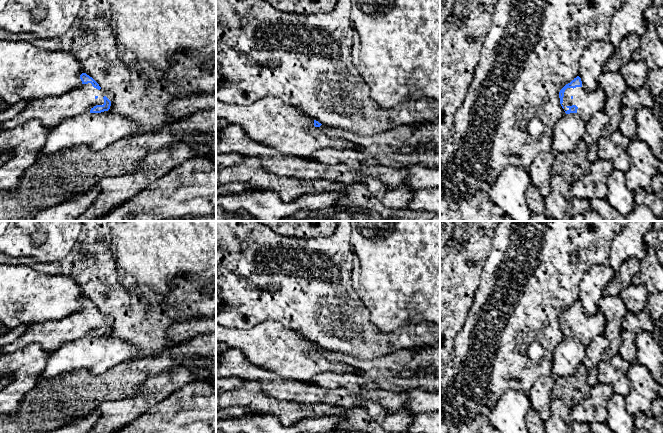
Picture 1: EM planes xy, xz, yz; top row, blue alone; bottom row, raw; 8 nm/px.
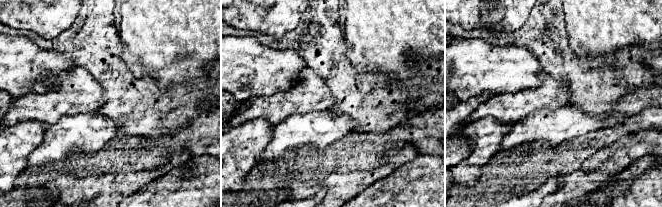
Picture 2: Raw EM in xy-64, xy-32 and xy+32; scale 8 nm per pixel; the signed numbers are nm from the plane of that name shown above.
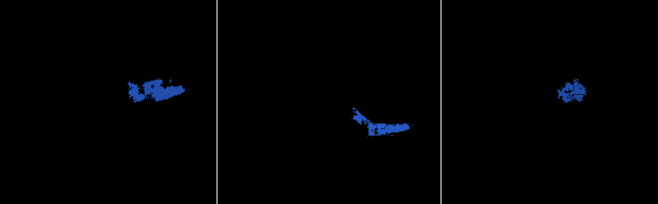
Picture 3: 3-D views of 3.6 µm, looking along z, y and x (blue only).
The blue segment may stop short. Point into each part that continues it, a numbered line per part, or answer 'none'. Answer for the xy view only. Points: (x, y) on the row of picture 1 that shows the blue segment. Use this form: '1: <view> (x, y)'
1: xy (50, 111)

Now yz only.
1: yz (588, 103)

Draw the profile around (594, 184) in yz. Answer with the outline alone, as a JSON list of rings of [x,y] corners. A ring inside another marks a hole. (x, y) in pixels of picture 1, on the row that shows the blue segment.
[[[597,159],[591,164],[590,172],[571,185],[567,197],[574,199],[606,199],[607,179],[613,170],[609,160]]]

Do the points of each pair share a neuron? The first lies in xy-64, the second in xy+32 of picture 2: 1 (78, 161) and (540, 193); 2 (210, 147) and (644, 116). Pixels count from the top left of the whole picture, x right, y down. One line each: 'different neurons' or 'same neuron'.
1: different neurons
2: same neuron

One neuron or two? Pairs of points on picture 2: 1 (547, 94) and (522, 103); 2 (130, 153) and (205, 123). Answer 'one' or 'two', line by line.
1: one
2: one

